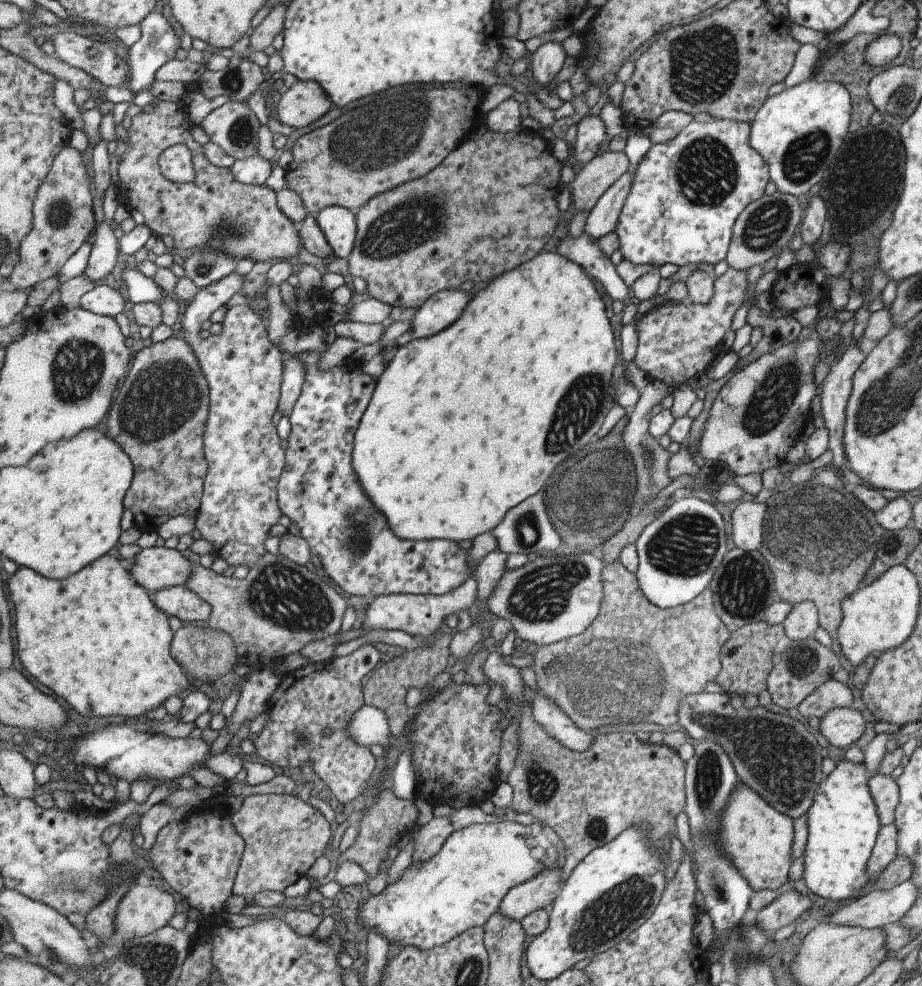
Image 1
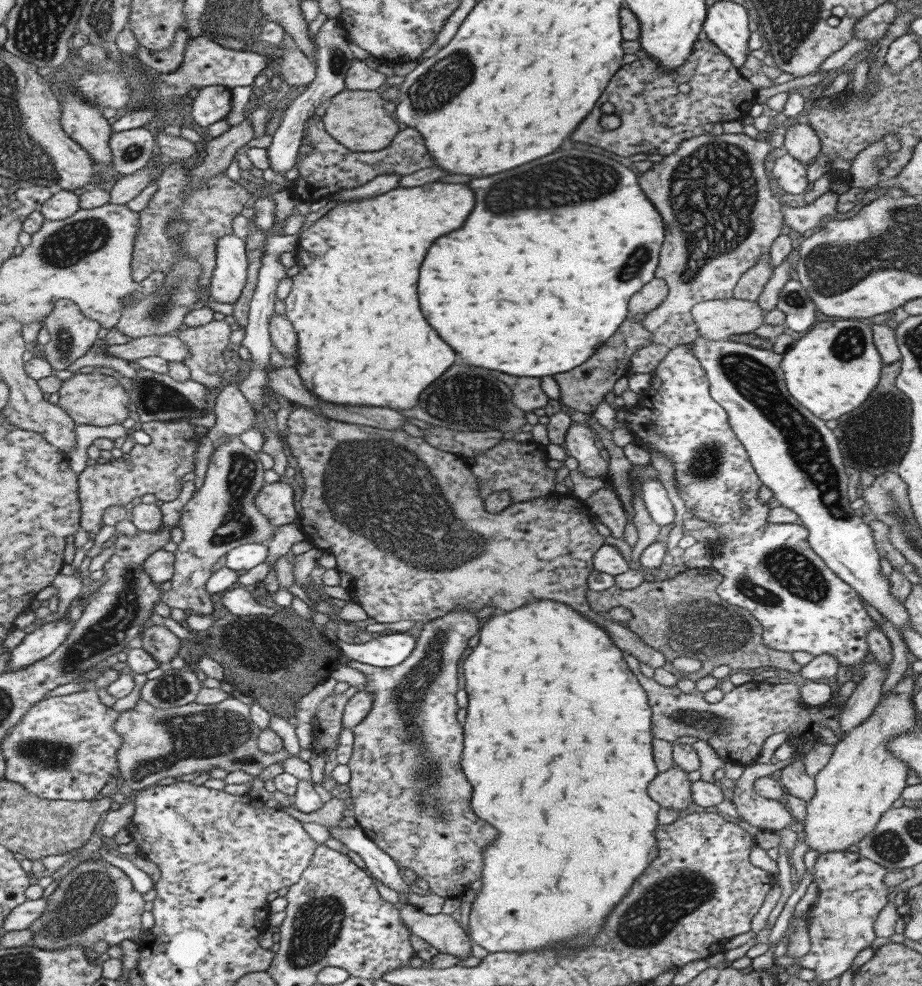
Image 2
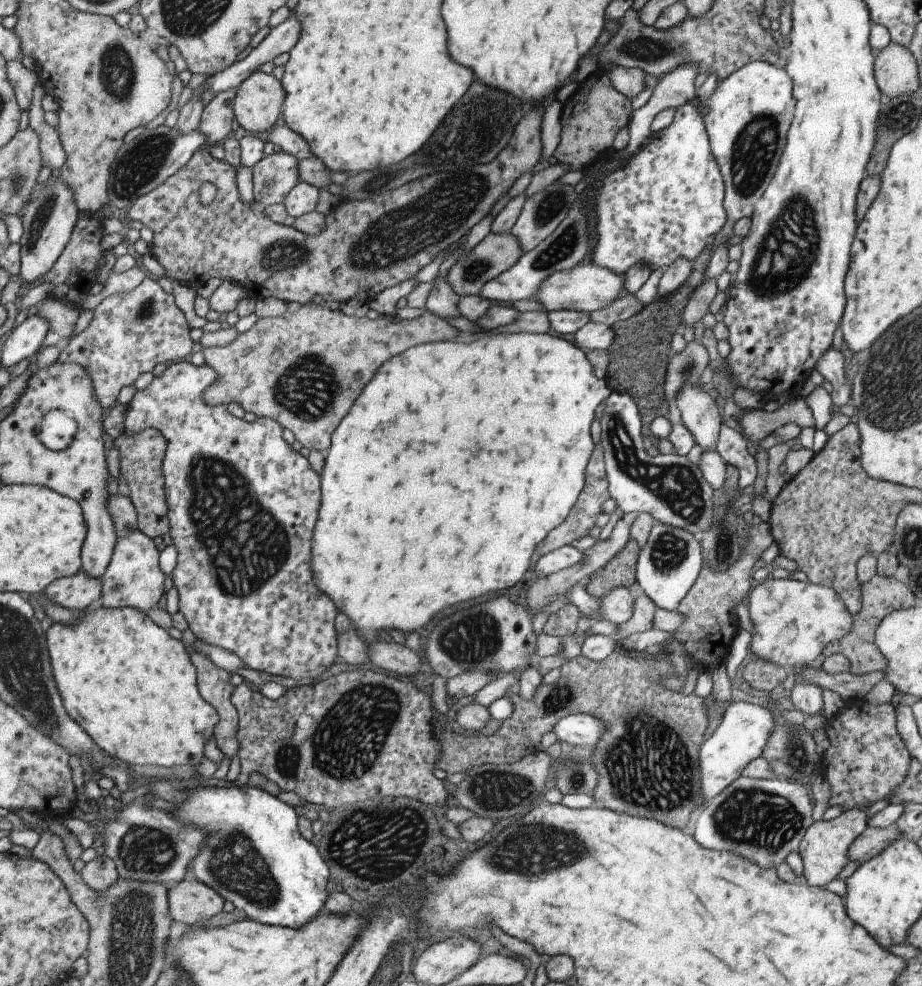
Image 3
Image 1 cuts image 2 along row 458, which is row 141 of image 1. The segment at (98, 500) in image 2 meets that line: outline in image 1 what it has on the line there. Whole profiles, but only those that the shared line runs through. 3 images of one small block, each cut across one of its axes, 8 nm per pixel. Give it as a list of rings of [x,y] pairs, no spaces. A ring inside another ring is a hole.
[[[156,101],[156,105],[154,106],[154,110],[152,112],[142,111],[141,113],[134,115],[131,118],[130,127],[127,130],[128,134],[128,142],[127,146],[123,147],[119,153],[119,164],[118,164],[118,178],[120,180],[120,184],[118,187],[117,200],[124,206],[130,210],[130,212],[134,210],[138,210],[144,215],[145,225],[148,228],[152,229],[154,235],[161,237],[162,235],[172,236],[172,240],[174,240],[174,246],[176,249],[182,249],[190,252],[190,250],[196,249],[205,249],[208,247],[209,249],[220,249],[223,253],[230,255],[231,257],[236,257],[237,261],[242,257],[252,257],[253,261],[256,262],[258,260],[265,261],[269,258],[274,258],[274,260],[282,260],[282,259],[290,259],[293,256],[298,257],[298,250],[300,250],[300,237],[299,232],[294,229],[293,222],[278,208],[277,205],[277,193],[273,190],[269,189],[265,185],[246,185],[244,183],[239,183],[232,174],[231,169],[225,169],[222,167],[214,166],[209,160],[204,156],[204,152],[202,149],[202,145],[194,141],[192,139],[192,130],[194,128],[194,123],[190,121],[188,118],[188,114],[186,113],[185,105],[183,102],[174,102],[174,101]],[[177,144],[185,144],[188,148],[190,148],[192,153],[193,160],[193,169],[195,172],[195,179],[193,181],[187,183],[177,183],[171,180],[168,180],[160,170],[159,167],[159,158],[161,154],[171,146]]]

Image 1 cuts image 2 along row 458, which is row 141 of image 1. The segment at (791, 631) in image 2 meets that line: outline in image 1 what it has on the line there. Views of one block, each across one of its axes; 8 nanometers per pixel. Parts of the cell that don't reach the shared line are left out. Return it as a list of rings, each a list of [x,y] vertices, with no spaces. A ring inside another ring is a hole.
[[[714,119],[714,122],[698,122],[694,120],[677,133],[673,140],[663,144],[652,144],[650,150],[644,155],[644,158],[639,162],[635,170],[630,192],[627,194],[615,226],[614,231],[618,235],[619,250],[623,258],[634,264],[657,264],[658,266],[666,263],[686,266],[686,264],[698,264],[698,262],[707,262],[715,265],[720,260],[724,260],[729,251],[735,220],[748,204],[757,201],[764,194],[764,188],[766,188],[768,181],[771,180],[769,177],[769,166],[766,164],[766,161],[751,147],[750,135],[751,124],[744,121]]]

